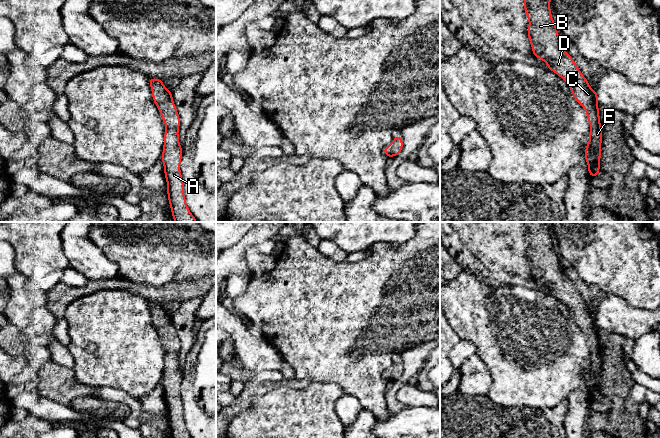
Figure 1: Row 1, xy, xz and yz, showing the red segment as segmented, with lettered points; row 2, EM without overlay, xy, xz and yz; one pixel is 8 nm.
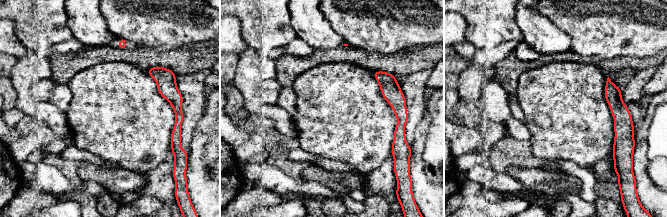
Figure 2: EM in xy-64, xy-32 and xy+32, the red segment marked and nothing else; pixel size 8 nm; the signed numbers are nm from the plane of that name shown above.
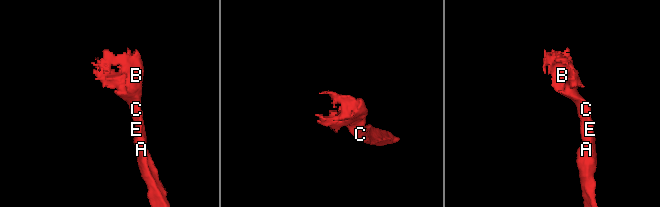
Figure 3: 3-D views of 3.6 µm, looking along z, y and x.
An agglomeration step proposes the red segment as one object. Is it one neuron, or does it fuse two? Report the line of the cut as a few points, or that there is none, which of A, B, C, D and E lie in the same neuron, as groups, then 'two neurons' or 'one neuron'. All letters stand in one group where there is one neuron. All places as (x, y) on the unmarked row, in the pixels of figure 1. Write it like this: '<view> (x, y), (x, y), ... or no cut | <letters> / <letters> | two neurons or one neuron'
no cut | A B C D E | one neuron

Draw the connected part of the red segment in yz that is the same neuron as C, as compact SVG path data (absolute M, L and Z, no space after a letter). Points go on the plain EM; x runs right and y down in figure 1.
M523 222L529 244L528 262L533 280L543 284L548 293L561 301L570 311L575 324L584 332L591 350L589 366L585 370L585 385L592 402L600 396L602 349L598 331L598 318L583 300L573 282L564 274L552 243L551 222Z

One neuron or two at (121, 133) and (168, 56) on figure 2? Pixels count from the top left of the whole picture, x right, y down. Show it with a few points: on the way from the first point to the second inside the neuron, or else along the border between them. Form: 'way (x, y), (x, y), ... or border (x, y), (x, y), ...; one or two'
border (124, 62), (131, 63), (146, 71); two

